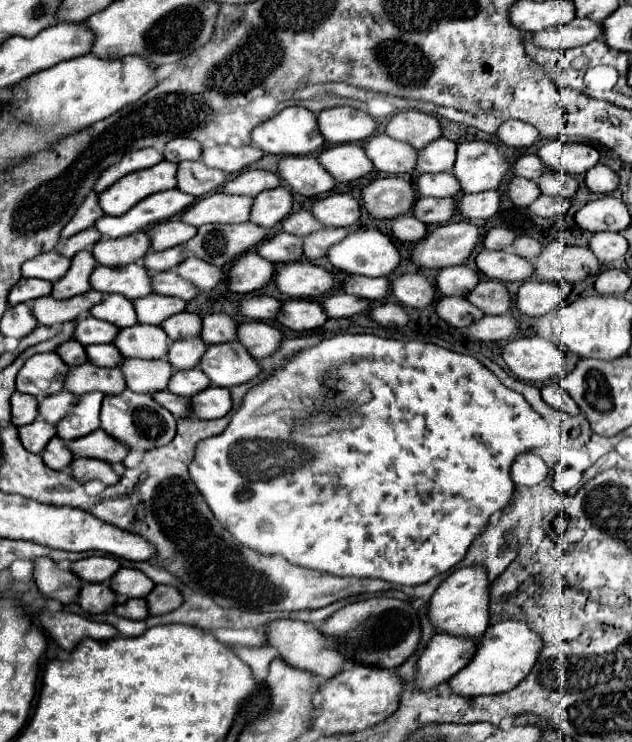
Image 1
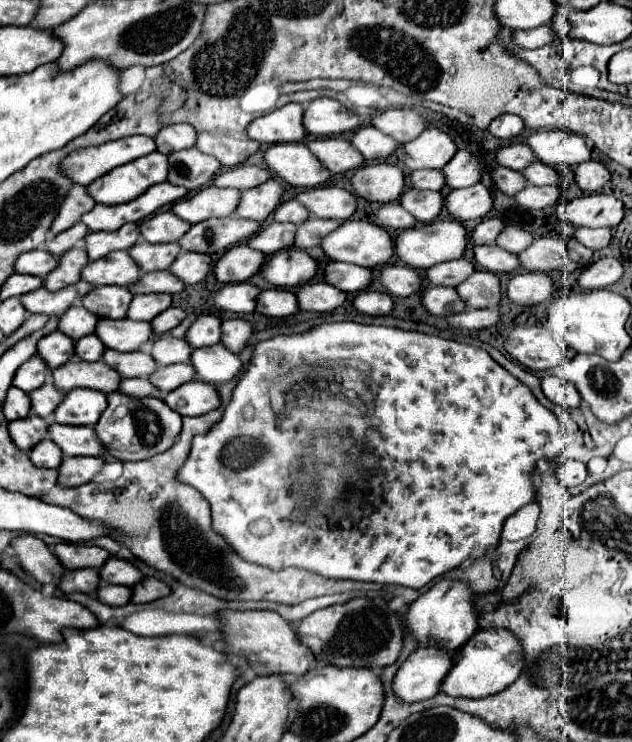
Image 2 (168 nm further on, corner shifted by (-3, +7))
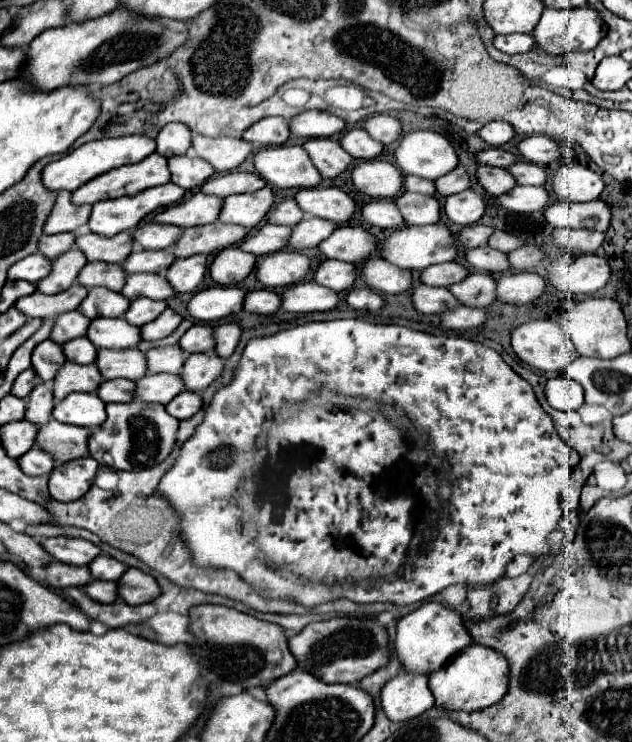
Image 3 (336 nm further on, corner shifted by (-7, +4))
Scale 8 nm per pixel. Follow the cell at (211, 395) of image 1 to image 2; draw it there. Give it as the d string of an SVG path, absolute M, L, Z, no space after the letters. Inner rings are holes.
M190 381L168 393L164 397L164 403L182 417L186 417L186 415L202 415L208 413L210 409L216 409L220 405L220 399L214 385L202 385L202 381Z

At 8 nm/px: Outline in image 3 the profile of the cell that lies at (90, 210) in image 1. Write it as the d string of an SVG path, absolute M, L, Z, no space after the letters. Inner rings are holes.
M58 192L56 204L46 220L44 232L46 234L60 234L60 232L74 232L90 218L90 204L76 206L72 204L72 192Z

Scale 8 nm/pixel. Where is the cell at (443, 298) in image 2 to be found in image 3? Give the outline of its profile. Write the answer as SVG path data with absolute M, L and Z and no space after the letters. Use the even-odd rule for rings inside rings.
M420 284L418 288L414 288L412 304L422 314L440 314L440 312L460 306L448 288L434 288L426 284Z

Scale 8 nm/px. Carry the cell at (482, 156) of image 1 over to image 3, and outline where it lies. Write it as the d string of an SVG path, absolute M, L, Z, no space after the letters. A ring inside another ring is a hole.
M458 164L454 168L454 172L448 172L446 176L440 176L436 180L436 190L442 194L442 196L450 196L450 194L458 194L462 190L470 188L470 176L468 172L464 170L462 164Z

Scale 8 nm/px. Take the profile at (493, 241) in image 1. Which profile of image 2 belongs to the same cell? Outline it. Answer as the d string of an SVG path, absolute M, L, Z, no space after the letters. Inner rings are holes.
M484 219L478 223L472 231L472 241L476 245L490 245L498 237L498 233L504 229L504 223L500 219Z

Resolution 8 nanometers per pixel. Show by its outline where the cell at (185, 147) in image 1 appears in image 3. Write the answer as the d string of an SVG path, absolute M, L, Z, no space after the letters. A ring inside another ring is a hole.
M166 124L160 134L156 136L156 152L164 158L186 154L192 146L192 132L186 124Z

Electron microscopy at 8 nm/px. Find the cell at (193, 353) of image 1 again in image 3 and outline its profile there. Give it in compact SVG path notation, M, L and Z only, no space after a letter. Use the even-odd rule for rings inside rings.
M158 346L146 352L148 360L148 372L168 372L178 374L178 368L182 368L182 360L186 358L186 352L180 350L180 346Z

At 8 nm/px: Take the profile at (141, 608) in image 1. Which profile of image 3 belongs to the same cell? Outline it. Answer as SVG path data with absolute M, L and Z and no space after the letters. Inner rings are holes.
M92 580L90 584L84 586L84 592L94 598L96 602L104 602L100 598L118 598L118 584L116 582L102 582L102 580Z

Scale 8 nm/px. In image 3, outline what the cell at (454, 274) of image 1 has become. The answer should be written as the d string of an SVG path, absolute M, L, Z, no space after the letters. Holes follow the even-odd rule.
M444 262L444 264L434 264L426 270L422 270L420 280L428 286L452 286L468 276L468 270L458 264L458 262Z

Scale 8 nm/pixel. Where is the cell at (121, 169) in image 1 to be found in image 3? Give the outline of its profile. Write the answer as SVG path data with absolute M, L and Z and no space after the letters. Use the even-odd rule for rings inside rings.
M132 134L132 136L122 136L122 138L104 138L104 140L96 140L96 142L86 142L82 146L78 146L76 150L64 154L60 160L48 164L44 170L42 170L42 182L46 188L50 190L78 190L82 184L90 182L92 178L108 172L108 170L114 170L114 168L120 168L120 166L126 166L126 164L136 164L140 160L144 160L146 156L150 156L152 152L156 150L156 142L148 136L138 136L138 134Z

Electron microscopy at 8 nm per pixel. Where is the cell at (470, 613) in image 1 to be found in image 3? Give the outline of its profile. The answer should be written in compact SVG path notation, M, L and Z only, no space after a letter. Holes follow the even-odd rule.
M426 602L418 610L410 612L398 622L396 628L396 640L394 648L396 654L404 666L404 670L420 672L420 674L432 674L438 668L442 668L448 660L454 658L462 648L470 646L470 634L462 622L462 616L458 610L448 608L440 602Z

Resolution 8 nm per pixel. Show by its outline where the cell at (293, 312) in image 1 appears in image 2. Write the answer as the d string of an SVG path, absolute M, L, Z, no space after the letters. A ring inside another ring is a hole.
M266 289L258 293L256 311L268 317L288 317L298 311L294 293L286 289Z

